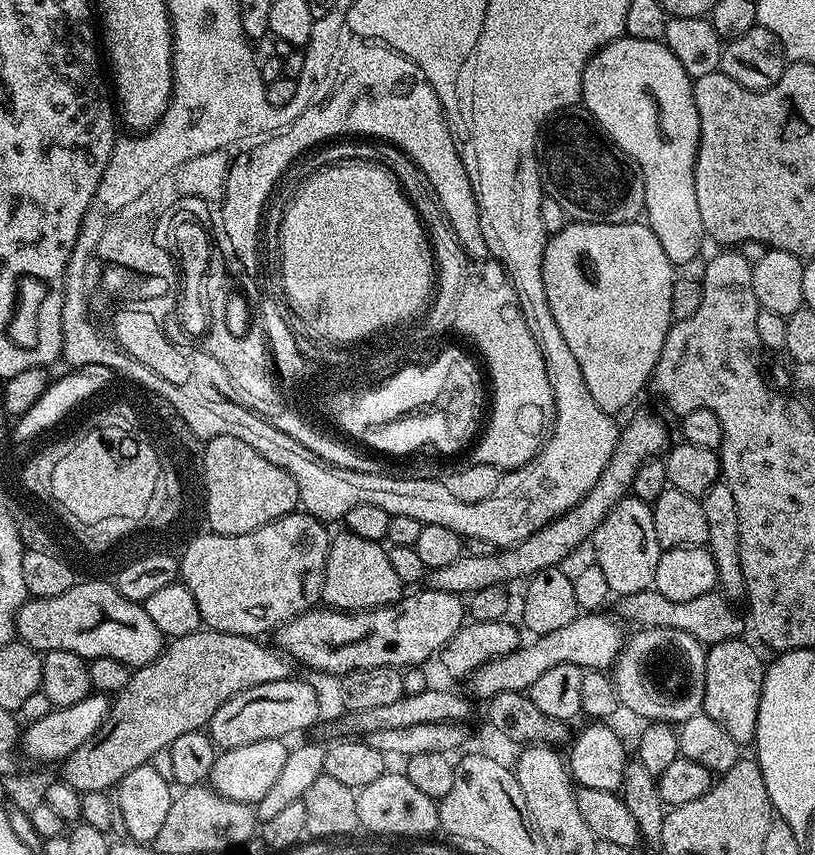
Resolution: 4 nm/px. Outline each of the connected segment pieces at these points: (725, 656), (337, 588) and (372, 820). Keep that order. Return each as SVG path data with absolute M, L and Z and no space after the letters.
M744 638L726 640L711 645L707 649L706 658L706 694L704 695L703 715L714 718L730 738L741 746L751 745L756 739L758 726L758 702L762 698L762 682L764 681L765 661L760 661L760 656L747 644Z
M347 530L331 537L326 554L326 570L320 591L320 600L329 608L339 608L342 612L366 612L370 608L382 608L400 599L402 585L398 574L394 574L394 566L390 566L390 558L383 543L366 538L358 538L358 534Z
M385 771L384 775L370 782L370 786L359 789L358 818L363 831L377 832L380 836L424 836L440 828L440 809L403 771Z

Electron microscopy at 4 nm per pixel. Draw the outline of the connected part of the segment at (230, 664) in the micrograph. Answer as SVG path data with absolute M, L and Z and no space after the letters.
M201 630L185 636L169 639L164 650L154 662L135 669L126 686L111 701L108 717L98 726L98 730L74 754L70 754L62 762L62 779L78 793L108 792L115 789L130 770L149 763L158 750L168 748L182 734L190 734L207 729L210 718L214 718L214 710L222 706L234 694L242 690L250 690L250 686L262 686L262 682L278 682L289 679L293 675L294 661L291 656L280 651L271 643L260 644L259 639L225 632Z

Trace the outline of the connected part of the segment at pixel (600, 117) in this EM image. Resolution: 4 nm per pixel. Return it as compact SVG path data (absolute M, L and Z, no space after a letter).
M627 34L619 36L616 40L611 40L606 46L598 49L597 52L588 59L588 65L582 78L583 107L587 108L589 114L598 121L601 130L603 130L615 144L622 146L622 150L626 150L626 154L630 154L630 158L634 158L634 162L640 167L640 173L644 179L644 216L646 217L646 223L654 234L654 238L658 238L659 244L662 245L662 250L666 250L666 258L674 266L690 263L691 260L699 254L700 247L706 244L704 227L702 226L702 214L698 210L698 193L694 190L694 166L696 165L696 155L698 154L698 146L700 145L700 115L698 114L698 106L694 102L693 83L693 77L686 74L682 62L678 62L678 58L668 49L667 44L665 44L663 40L634 38Z

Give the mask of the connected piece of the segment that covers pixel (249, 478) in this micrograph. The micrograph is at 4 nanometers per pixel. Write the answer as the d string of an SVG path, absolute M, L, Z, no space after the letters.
M219 436L204 444L205 484L207 492L206 524L223 536L258 530L286 514L297 511L300 499L294 478L274 462L266 462L258 450L238 442L238 438Z

